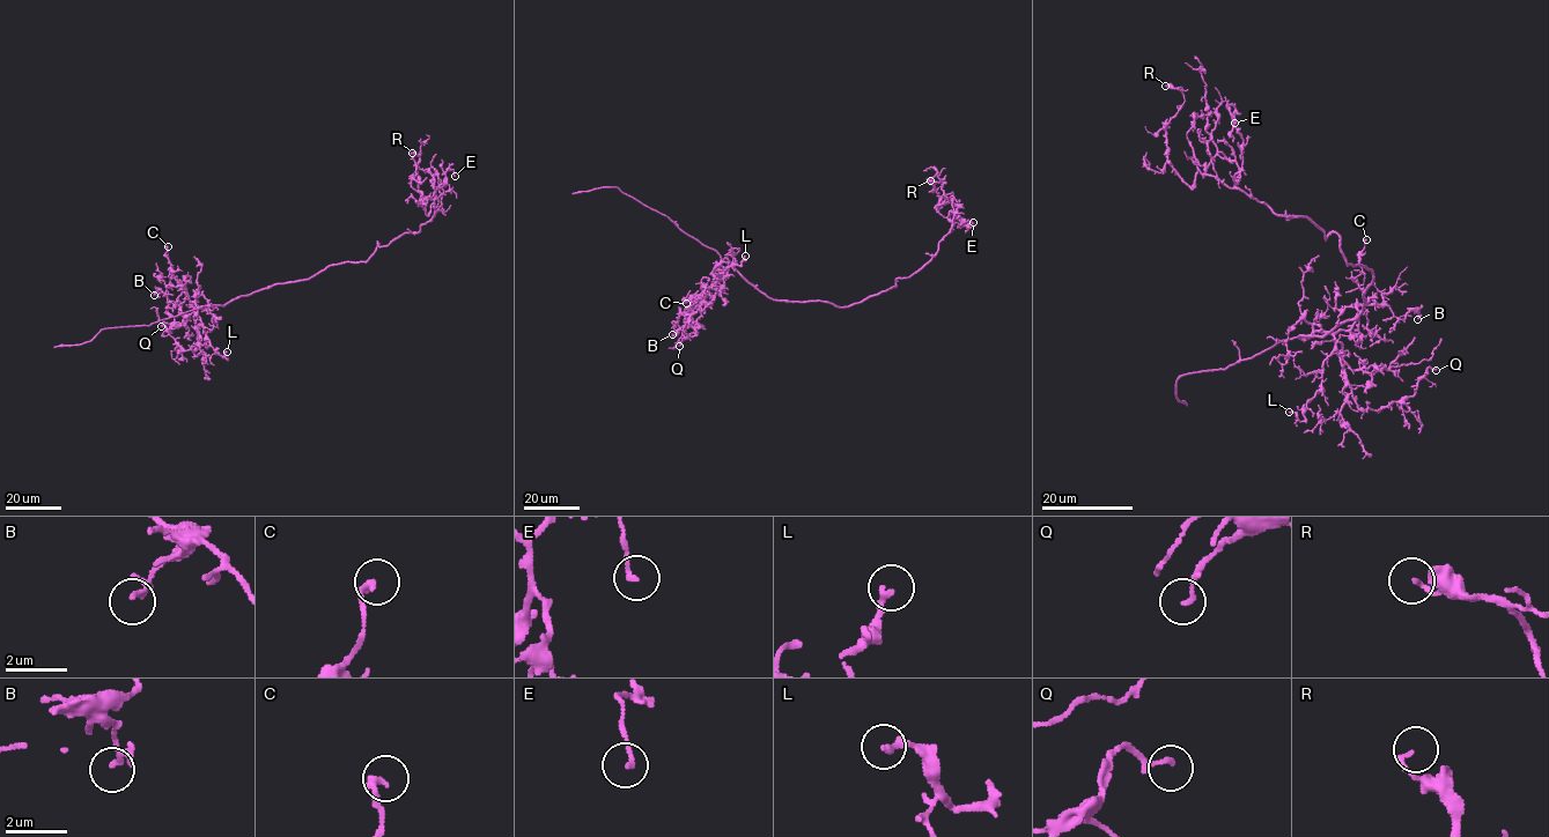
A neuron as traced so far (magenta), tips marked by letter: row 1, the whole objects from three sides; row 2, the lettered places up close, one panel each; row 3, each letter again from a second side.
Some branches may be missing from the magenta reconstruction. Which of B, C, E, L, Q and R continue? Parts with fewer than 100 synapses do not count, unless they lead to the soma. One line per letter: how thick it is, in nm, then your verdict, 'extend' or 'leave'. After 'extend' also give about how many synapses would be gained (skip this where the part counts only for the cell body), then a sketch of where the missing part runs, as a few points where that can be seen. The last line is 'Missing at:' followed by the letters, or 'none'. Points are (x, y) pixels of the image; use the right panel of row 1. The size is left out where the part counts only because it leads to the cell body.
B: 120 nm thick; leave
C: 220 nm thick; leave
E: 150 nm thick; leave
L: 240 nm thick; leave
Q: 150 nm thick; leave
R: 130 nm thick; leave
Missing at: none

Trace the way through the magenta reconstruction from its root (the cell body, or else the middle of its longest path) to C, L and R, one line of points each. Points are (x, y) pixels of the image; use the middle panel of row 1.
C: (833, 304), (772, 298), (724, 263), (713, 272), (714, 283), (705, 301), (698, 304), (690, 297), (686, 303)
L: (833, 304), (772, 298), (724, 263), (713, 272), (716, 283), (730, 266), (740, 266), (745, 256)
R: (833, 304), (894, 287), (936, 252), (953, 208), (943, 184), (929, 180), (931, 192), (930, 180)

